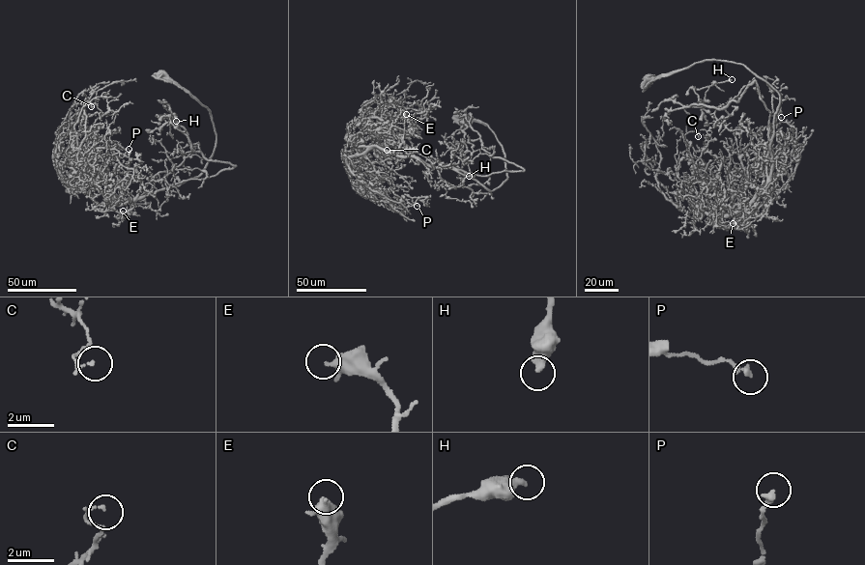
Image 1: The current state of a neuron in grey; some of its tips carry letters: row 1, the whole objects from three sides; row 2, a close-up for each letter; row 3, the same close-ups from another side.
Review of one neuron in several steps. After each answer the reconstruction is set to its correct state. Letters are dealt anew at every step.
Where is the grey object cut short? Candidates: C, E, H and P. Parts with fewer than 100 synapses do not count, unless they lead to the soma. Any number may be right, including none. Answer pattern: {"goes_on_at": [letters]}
{"goes_on_at": []}

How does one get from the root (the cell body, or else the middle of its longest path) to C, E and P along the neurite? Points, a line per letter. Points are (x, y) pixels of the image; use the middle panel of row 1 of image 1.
C: (465, 122), (502, 147), (494, 189), (377, 147), (342, 158), (350, 169), (368, 146), (387, 150)
E: (465, 122), (487, 126), (502, 147), (507, 178), (494, 189), (410, 152), (406, 114)
P: (465, 122), (487, 126), (502, 147), (507, 178), (494, 189), (451, 169), (355, 145), (396, 196), (417, 206)

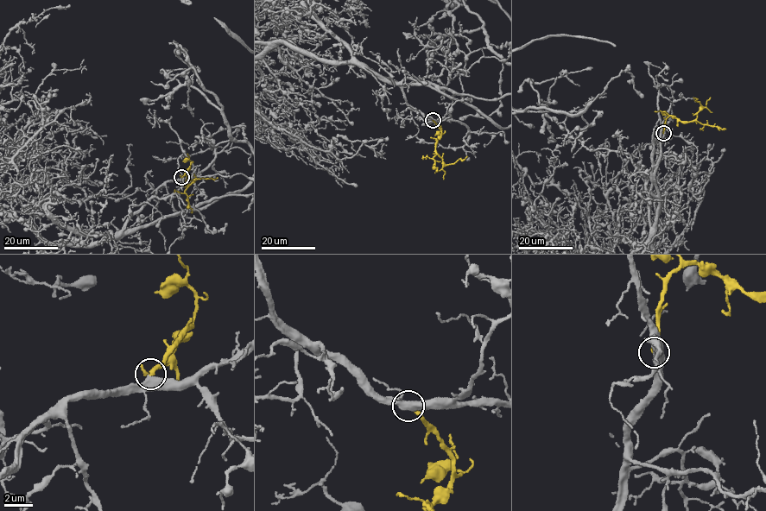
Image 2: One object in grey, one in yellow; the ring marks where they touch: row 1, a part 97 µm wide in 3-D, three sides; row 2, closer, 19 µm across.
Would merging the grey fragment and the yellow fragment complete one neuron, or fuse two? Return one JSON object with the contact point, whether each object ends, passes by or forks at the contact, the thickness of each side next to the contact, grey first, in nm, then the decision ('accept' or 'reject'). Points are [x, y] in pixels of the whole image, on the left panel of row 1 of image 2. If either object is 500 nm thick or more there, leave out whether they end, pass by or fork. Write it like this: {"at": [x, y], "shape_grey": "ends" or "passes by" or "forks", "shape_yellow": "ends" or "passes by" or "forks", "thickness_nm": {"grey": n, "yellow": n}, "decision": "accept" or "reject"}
{"at": [181, 177], "shape_grey": "passes by", "shape_yellow": "ends", "thickness_nm": {"grey": 400, "yellow": 240}, "decision": "accept"}

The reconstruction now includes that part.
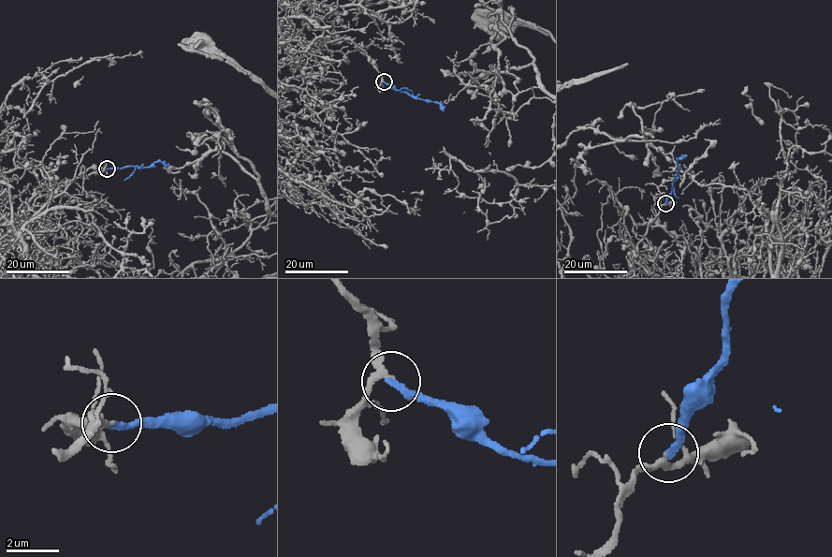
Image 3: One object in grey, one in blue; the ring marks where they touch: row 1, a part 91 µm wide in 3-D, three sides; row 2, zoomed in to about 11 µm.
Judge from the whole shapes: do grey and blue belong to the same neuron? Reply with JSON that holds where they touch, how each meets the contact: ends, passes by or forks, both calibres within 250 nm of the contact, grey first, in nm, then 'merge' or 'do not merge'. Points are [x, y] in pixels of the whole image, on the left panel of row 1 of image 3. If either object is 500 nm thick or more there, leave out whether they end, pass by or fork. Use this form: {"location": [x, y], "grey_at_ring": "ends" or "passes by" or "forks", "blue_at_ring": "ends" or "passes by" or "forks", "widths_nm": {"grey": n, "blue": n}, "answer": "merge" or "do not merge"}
{"location": [107, 168], "grey_at_ring": "passes by", "blue_at_ring": "ends", "widths_nm": {"grey": 200, "blue": 240}, "answer": "merge"}

